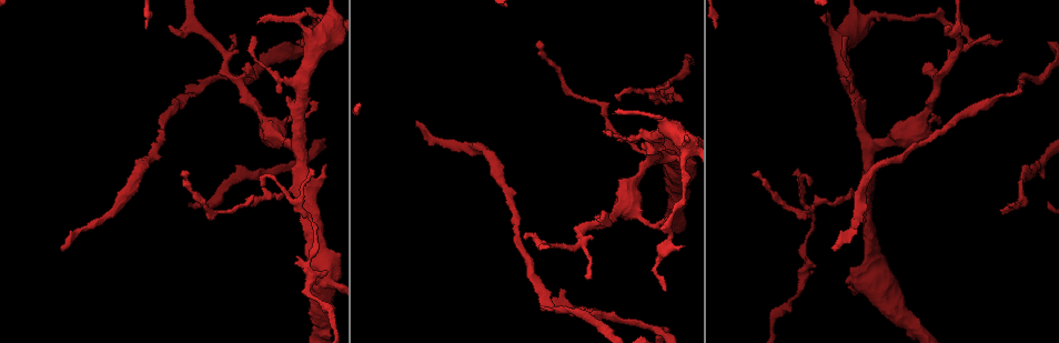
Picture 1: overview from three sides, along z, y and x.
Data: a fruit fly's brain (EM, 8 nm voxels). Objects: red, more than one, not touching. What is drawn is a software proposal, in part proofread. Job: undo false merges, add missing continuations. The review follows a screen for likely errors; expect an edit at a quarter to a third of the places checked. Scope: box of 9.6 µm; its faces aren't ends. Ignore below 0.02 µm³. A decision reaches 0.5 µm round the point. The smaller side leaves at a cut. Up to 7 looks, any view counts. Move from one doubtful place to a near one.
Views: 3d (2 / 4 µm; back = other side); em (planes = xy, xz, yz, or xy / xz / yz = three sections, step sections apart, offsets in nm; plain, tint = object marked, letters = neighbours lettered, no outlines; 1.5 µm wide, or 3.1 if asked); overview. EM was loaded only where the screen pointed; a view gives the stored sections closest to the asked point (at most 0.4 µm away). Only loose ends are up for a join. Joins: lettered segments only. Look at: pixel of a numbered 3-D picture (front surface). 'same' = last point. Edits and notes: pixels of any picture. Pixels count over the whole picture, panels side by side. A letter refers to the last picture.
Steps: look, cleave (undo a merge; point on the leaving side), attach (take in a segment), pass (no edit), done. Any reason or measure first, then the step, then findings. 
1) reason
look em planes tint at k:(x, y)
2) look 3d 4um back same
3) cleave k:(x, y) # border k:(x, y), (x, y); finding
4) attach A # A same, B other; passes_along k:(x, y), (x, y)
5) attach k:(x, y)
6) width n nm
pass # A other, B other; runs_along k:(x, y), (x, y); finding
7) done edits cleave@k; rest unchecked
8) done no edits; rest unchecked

long arm stops here
look 3d 2um at 1:(833, 248)

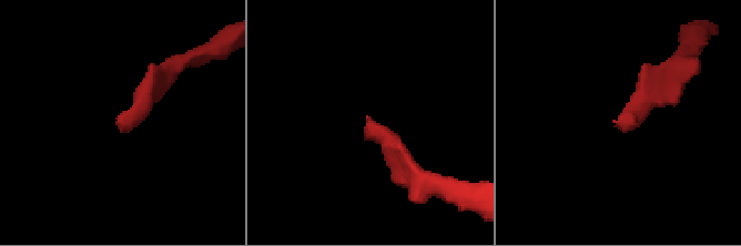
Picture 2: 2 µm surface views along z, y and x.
look em planes letters at 2:(368, 117)

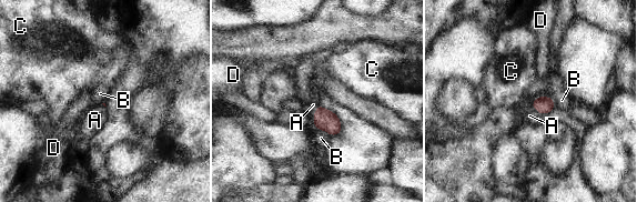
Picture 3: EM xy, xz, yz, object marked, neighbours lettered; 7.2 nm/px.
attach A # A same, B other, C other, D other; passes_along 3:(544, 104), (538, 111), (529, 115); it goes on there

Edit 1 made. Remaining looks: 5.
look overview

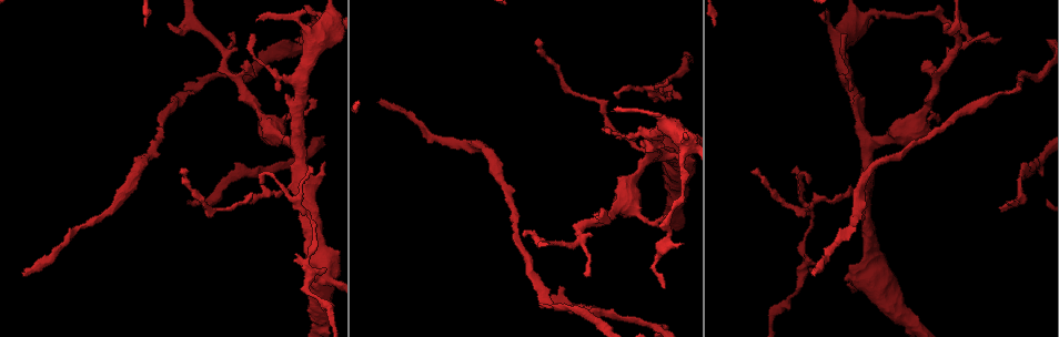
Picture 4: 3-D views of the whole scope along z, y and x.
free end
look em planes letters at 4:(311, 173)

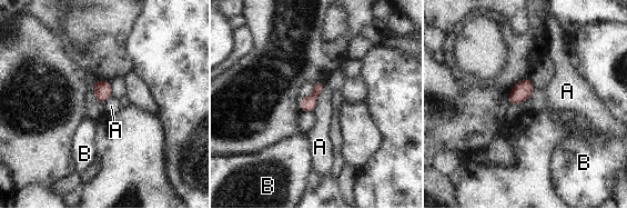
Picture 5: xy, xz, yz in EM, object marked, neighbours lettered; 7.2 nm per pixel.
longest_contact A 220 nm
pass # A other, B other; border 5:(325, 87), (320, 93), (312, 112); no lettered segment goes on from it

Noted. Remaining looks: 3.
branch stops here
look em xz step 8 plain at 4:(587, 276)

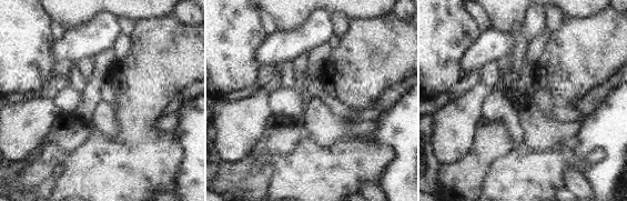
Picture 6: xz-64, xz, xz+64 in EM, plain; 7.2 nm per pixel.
look em xz step 8 letters same

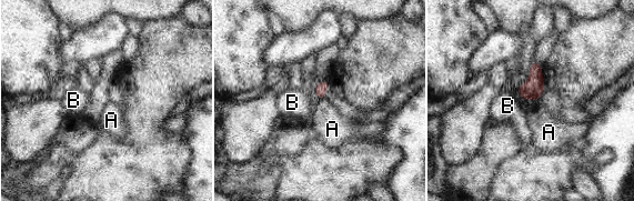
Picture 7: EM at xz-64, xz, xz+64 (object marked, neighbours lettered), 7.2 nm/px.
pass # A other, B other; border 7:(540, 97), (527, 101); none of them fits

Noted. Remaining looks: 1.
done edits attach@3; rest unchecked

